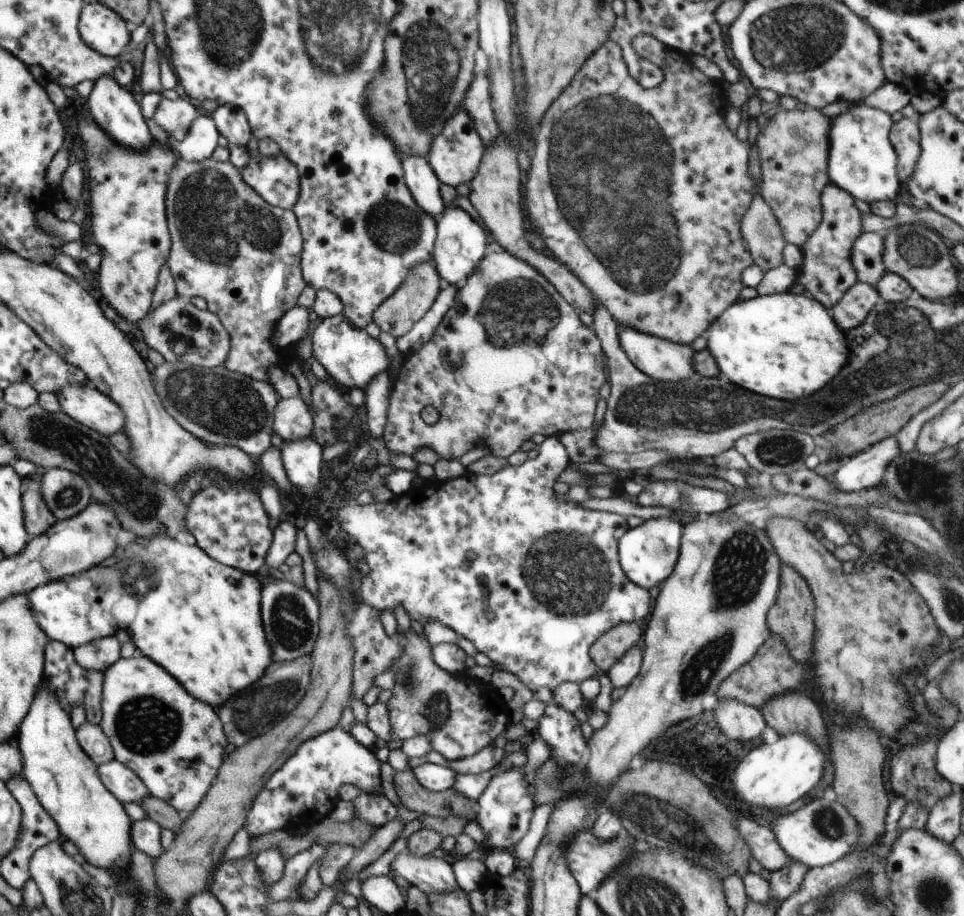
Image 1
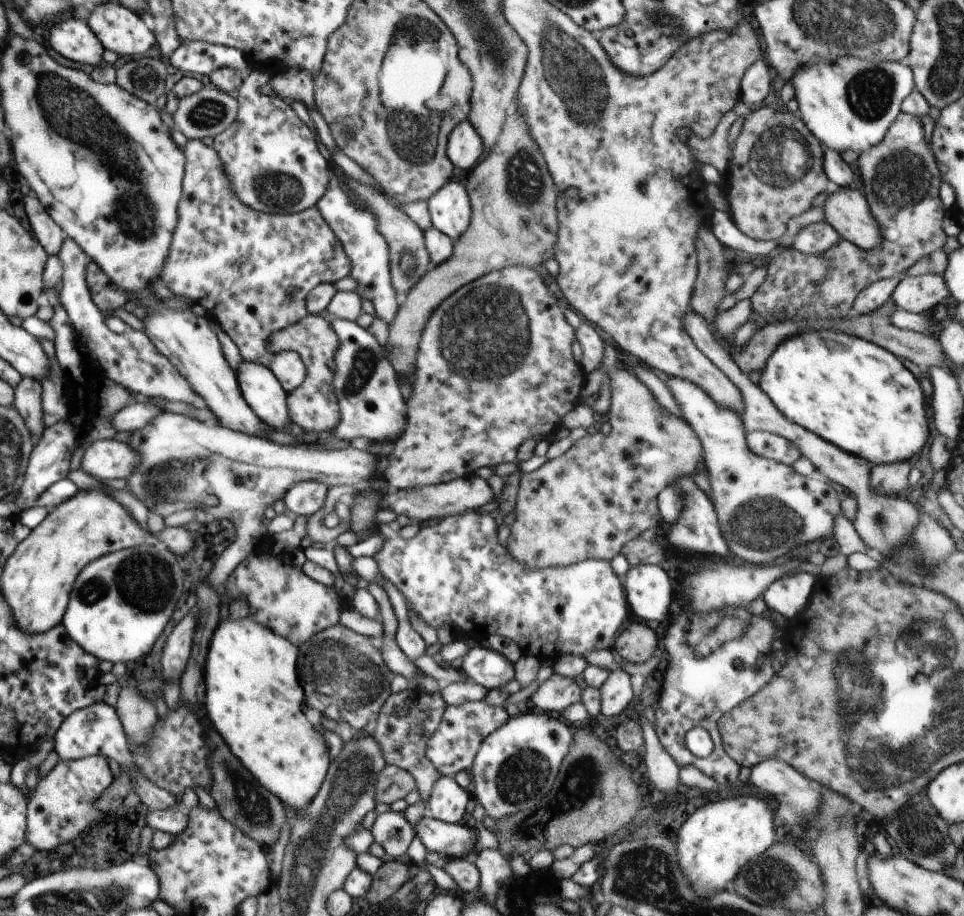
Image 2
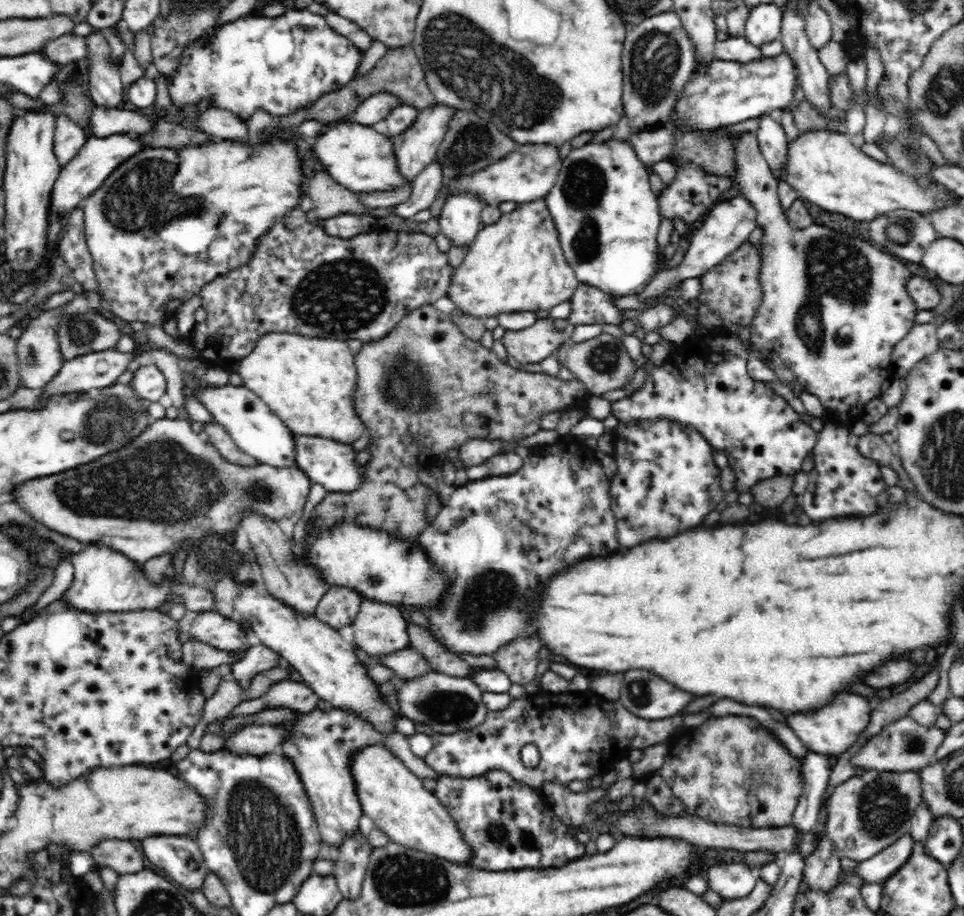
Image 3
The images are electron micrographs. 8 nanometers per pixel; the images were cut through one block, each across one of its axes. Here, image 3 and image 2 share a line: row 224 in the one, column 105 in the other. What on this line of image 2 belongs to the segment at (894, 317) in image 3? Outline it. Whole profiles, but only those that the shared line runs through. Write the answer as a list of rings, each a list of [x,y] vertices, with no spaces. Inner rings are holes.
[[[90,755],[76,760],[59,760],[57,764],[41,778],[31,792],[31,802],[28,805],[28,828],[25,836],[26,844],[33,846],[36,851],[51,851],[60,846],[76,840],[84,832],[87,833],[95,825],[101,825],[101,821],[113,812],[100,810],[95,805],[102,797],[103,792],[110,788],[115,777],[108,767],[108,760],[104,755]]]

